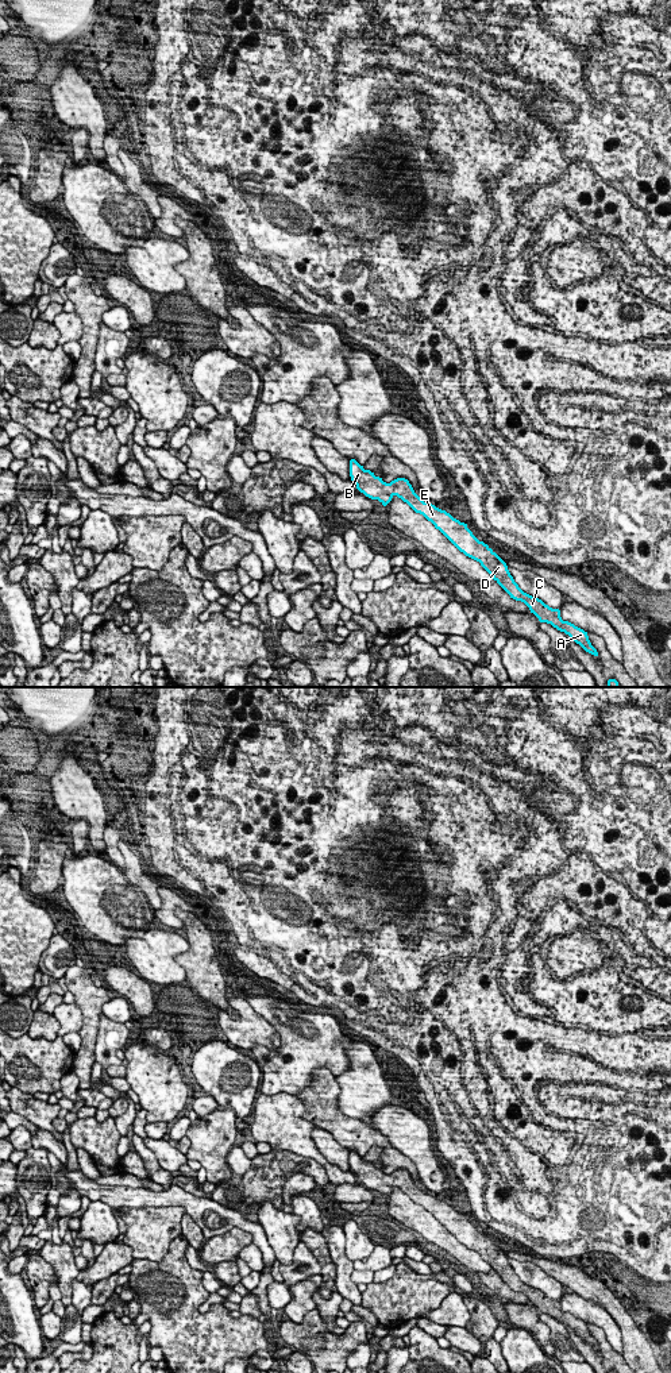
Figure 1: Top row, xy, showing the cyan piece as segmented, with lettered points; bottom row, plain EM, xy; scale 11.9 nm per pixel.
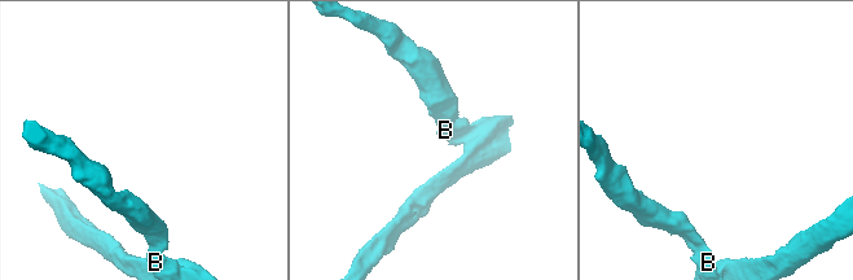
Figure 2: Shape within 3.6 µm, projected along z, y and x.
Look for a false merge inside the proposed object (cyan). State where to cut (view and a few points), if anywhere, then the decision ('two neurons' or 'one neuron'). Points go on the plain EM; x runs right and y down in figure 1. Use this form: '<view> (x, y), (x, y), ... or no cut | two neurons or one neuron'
no cut | one neuron

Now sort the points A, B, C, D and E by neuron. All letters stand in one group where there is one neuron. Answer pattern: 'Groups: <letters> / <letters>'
Groups: A B C D E

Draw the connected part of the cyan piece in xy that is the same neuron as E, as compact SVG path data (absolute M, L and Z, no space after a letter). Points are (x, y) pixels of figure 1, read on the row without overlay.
M355 1150L350 1152L350 1168L356 1180L371 1191L378 1191L386 1197L394 1187L406 1193L416 1204L423 1206L439 1220L460 1243L477 1251L493 1268L493 1270L516 1292L524 1293L540 1314L551 1315L568 1326L586 1343L598 1347L591 1337L587 1323L568 1312L563 1312L559 1300L552 1300L541 1291L524 1284L510 1266L506 1254L483 1233L479 1233L467 1215L454 1210L446 1202L424 1193L405 1169L397 1169L390 1175L365 1161Z

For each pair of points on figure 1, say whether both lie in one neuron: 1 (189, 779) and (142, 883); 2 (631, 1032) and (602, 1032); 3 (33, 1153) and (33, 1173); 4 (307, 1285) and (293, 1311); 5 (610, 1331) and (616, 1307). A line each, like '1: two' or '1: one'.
1: two
2: one
3: one
4: one
5: two

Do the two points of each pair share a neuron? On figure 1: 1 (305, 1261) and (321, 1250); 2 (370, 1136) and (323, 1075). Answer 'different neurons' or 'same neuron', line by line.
1: different neurons
2: same neuron

